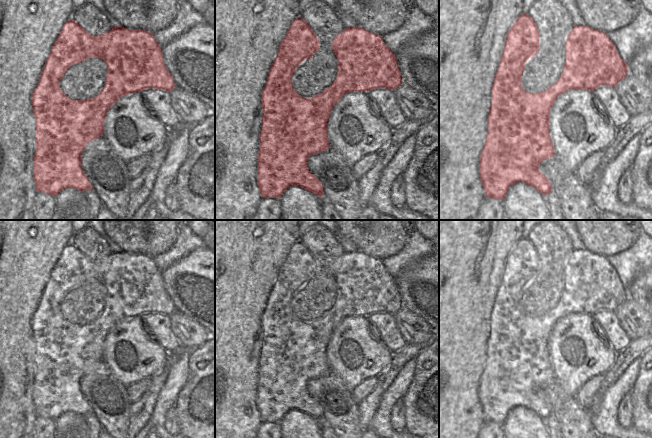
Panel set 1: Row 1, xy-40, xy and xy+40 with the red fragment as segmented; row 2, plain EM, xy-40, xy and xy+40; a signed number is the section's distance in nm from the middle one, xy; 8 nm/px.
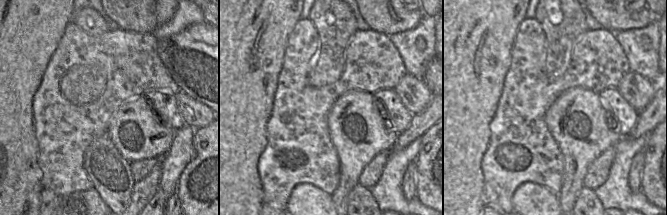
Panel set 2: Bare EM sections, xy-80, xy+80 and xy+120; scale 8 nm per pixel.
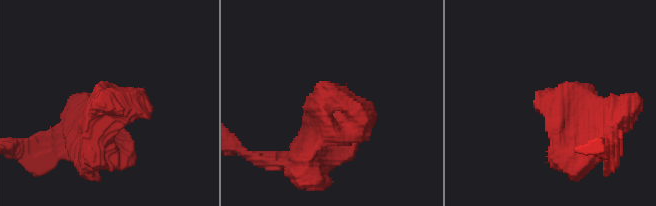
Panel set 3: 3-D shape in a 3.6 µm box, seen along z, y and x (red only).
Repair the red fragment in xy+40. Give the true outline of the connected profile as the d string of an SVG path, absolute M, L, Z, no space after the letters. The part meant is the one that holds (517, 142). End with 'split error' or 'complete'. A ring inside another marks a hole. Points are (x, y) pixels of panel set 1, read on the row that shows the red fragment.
M521 14L513 23L511 28L509 29L506 37L505 37L505 45L503 47L503 53L501 55L501 59L499 61L499 65L497 67L497 71L495 73L495 77L493 79L493 85L491 87L491 105L489 107L489 115L487 117L487 135L485 137L485 143L483 145L483 149L481 151L481 155L479 157L479 177L481 179L481 183L483 185L483 189L485 191L485 198L494 198L496 200L503 200L509 187L518 183L524 182L530 186L532 186L535 190L546 196L551 192L551 183L549 180L539 171L539 165L546 159L552 158L555 156L555 151L553 149L553 143L551 141L551 137L549 135L549 111L557 99L558 96L563 94L568 90L590 90L594 91L596 88L600 86L610 86L615 88L617 83L623 80L629 73L627 71L627 64L621 59L615 45L609 39L608 35L600 30L594 30L588 26L573 26L573 29L567 35L567 39L565 41L565 63L563 65L563 71L559 77L559 79L549 88L547 88L544 92L538 92L536 94L532 94L521 87L521 75L523 73L523 69L525 67L525 63L529 58L533 59L534 55L539 51L539 31L537 29L537 25L528 14Z; complete

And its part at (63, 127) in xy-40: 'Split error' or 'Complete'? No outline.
Complete.

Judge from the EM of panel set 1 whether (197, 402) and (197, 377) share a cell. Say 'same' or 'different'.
same

